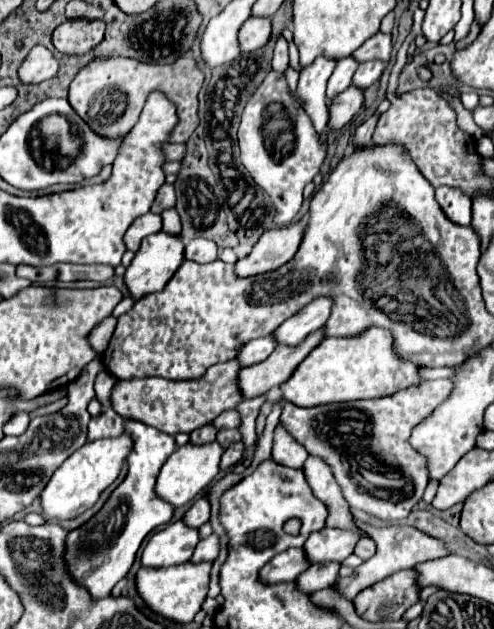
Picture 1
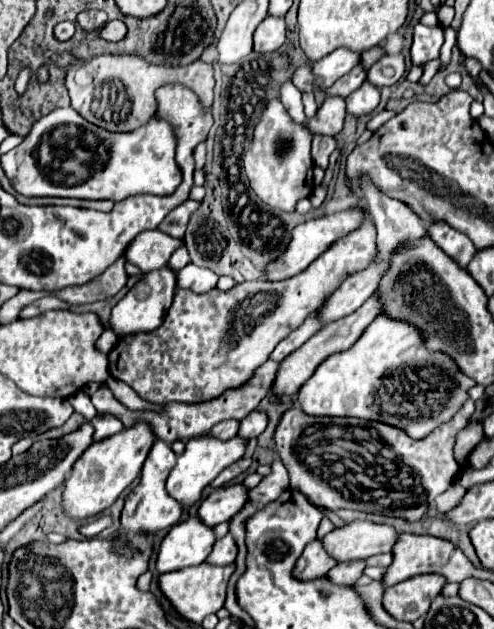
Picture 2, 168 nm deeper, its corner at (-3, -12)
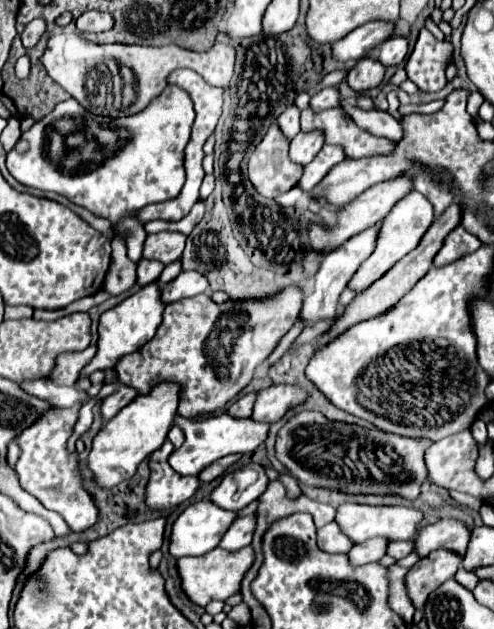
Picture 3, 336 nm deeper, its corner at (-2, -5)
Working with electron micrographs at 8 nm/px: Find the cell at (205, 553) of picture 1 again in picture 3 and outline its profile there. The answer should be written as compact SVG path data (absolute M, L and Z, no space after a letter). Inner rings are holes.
M253 515L251 517L237 517L231 527L227 529L227 533L223 535L219 547L225 551L239 551L243 547L247 547L251 543L253 537Z

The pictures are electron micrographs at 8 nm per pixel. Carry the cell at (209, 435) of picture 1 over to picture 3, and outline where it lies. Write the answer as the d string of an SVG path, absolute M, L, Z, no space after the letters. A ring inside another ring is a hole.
M255 393L245 395L239 401L231 403L225 413L231 415L231 417L249 417L251 415L251 409L253 409L253 403L255 403Z

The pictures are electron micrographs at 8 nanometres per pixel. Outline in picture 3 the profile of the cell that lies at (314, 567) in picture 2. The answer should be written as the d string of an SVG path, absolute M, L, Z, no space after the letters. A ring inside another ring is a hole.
M329 523L317 529L317 545L325 553L347 553L353 547L349 537L345 537L341 529L337 529L337 523Z

